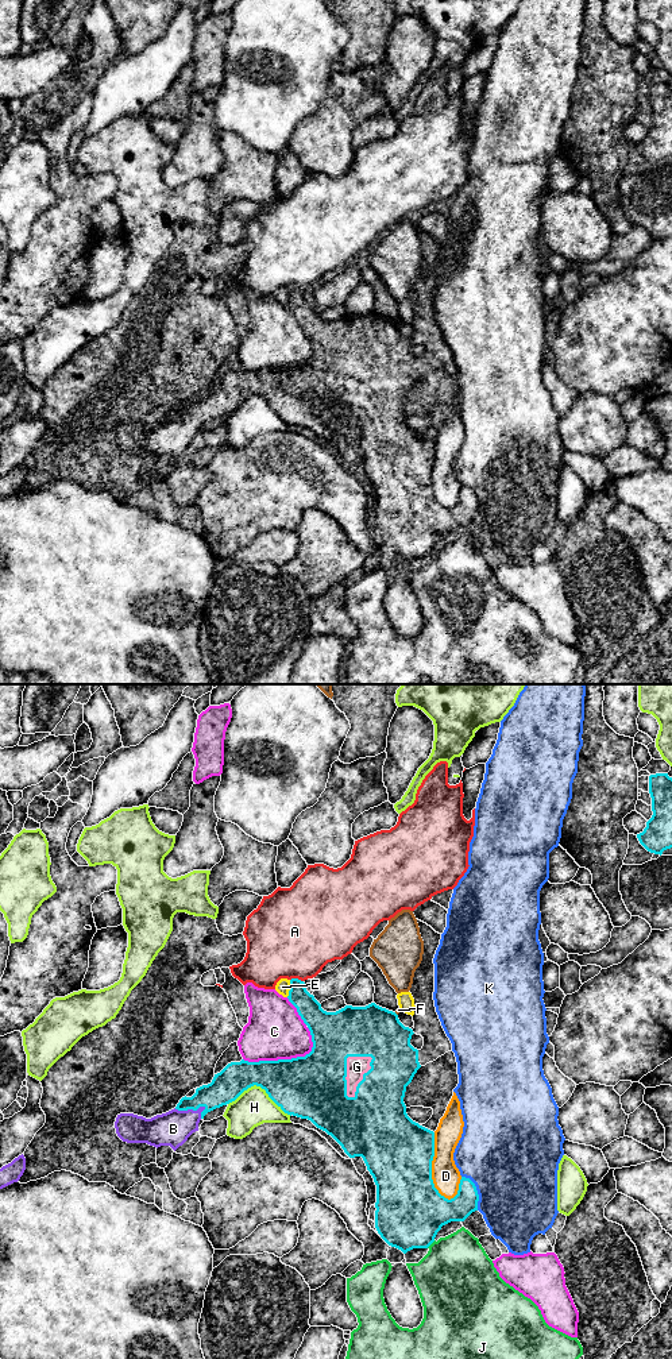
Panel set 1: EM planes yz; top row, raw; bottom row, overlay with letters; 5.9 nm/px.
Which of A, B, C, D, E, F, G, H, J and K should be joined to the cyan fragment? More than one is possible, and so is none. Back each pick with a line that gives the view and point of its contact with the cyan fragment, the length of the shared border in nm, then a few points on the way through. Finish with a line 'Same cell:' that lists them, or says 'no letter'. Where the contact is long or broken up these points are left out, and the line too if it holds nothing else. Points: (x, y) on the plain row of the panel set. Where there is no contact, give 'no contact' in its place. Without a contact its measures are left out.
B: contact yz (189, 417); length 190 nm; way yz (224, 397), (189, 417), (173, 437)
G: contact yz (363, 387); length 280 nm
Same cell: B, G

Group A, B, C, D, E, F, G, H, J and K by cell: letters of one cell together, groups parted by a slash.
A / B G / C / D / E / F / H / J / K

